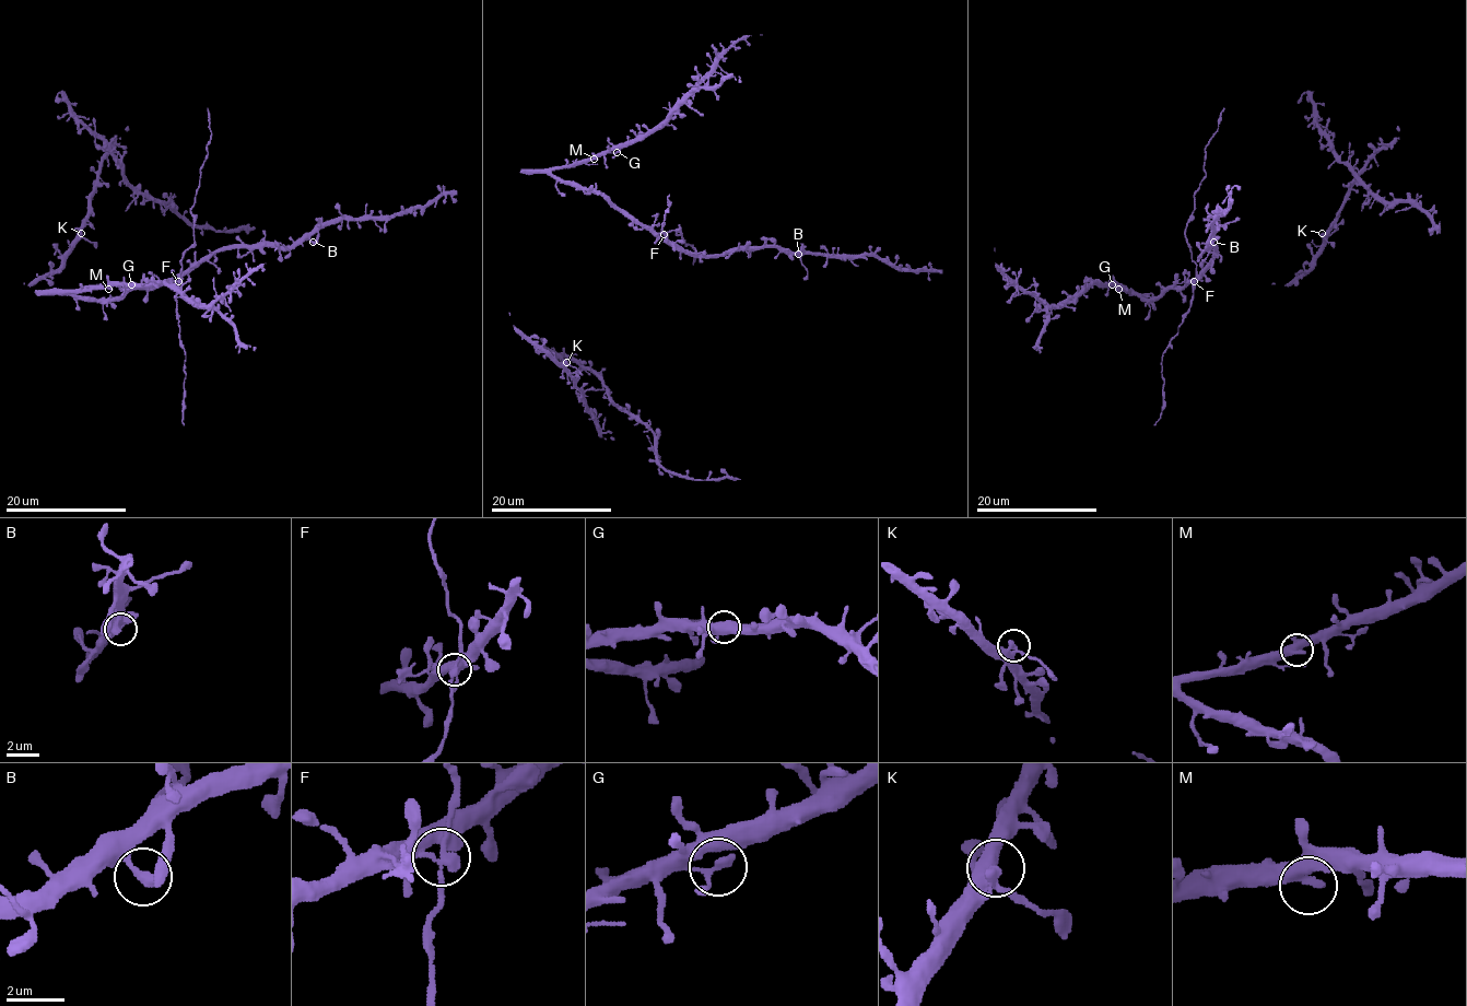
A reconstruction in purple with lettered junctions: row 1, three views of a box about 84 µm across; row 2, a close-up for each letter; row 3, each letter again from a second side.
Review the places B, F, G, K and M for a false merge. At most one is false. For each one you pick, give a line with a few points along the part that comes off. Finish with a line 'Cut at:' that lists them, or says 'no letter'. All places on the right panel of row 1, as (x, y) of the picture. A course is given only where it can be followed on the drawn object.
Cut at: no letter

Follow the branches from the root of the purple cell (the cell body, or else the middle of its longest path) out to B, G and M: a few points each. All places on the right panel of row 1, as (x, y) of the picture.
B: (1190, 252), (1198, 273), (1211, 260), (1215, 249), (1207, 246), (1211, 240), (1213, 242)
G: (1190, 252), (1196, 276), (1184, 285), (1171, 285), (1152, 300), (1142, 300), (1112, 284)
M: (1190, 252), (1196, 276), (1184, 285), (1171, 285), (1152, 300), (1142, 300), (1124, 288), (1118, 289)

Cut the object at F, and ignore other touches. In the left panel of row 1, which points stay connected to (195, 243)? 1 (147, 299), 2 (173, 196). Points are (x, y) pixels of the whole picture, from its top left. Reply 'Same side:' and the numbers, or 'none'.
Same side: none

